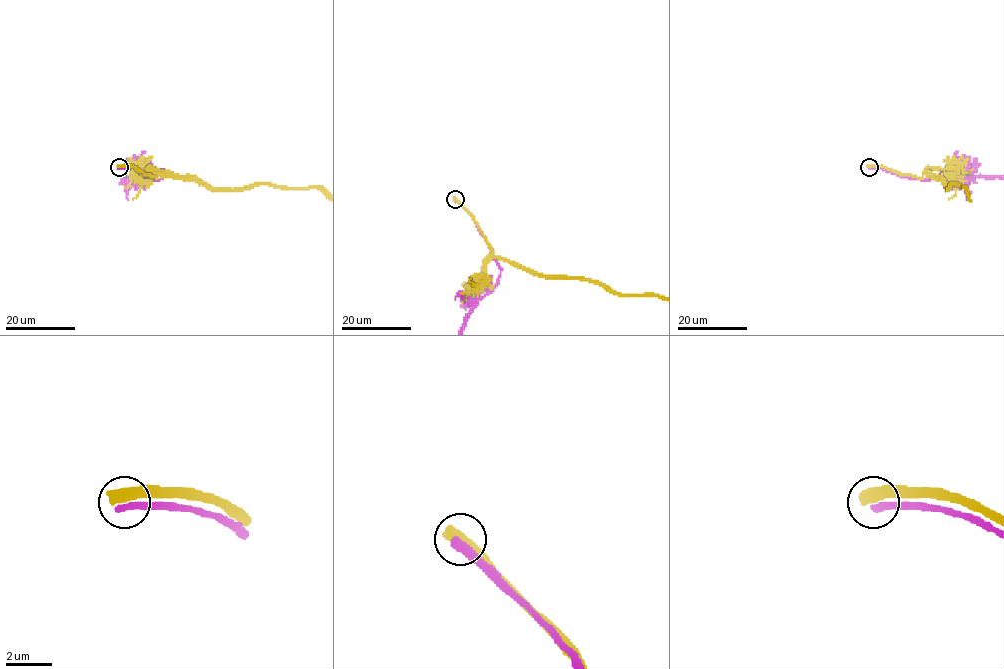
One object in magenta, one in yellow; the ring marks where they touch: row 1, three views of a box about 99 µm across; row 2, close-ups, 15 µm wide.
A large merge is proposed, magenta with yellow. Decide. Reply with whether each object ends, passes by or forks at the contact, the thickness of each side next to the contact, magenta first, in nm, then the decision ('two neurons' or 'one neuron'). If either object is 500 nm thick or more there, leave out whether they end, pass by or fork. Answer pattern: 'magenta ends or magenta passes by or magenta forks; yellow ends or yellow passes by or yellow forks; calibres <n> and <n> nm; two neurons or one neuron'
calibres 360 and 650 nm; two neurons

